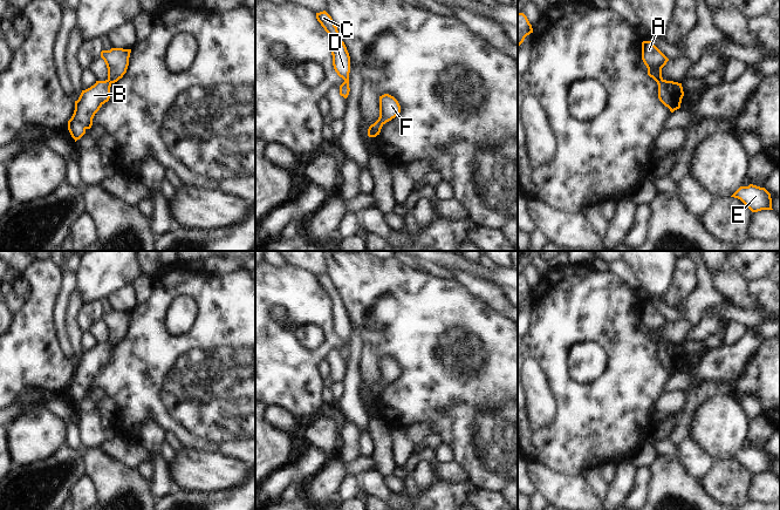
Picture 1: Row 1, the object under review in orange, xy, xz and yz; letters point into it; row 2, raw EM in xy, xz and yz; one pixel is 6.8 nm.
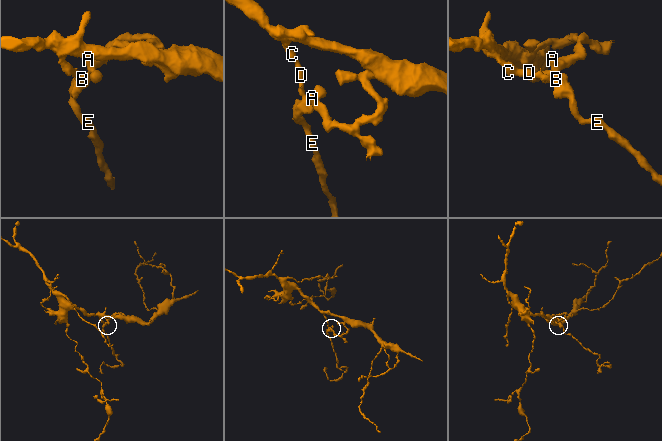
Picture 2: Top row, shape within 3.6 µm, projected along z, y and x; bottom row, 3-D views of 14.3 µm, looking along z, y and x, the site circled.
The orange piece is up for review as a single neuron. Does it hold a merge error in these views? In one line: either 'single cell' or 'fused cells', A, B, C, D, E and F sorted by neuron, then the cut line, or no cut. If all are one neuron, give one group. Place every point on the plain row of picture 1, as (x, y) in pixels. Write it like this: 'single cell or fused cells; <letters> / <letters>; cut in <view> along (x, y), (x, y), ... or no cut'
fused cells; A F / B C D E; cut in yz along (662, 341), (657, 345)

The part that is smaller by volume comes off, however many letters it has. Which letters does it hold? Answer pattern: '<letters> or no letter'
A, F

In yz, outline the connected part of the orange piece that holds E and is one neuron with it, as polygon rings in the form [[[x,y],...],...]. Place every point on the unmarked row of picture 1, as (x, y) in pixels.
[[[740,449],[731,460],[740,462],[752,475],[773,472],[771,456],[765,450]]]

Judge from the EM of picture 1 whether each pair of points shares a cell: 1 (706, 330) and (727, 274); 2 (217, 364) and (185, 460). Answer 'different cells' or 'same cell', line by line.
1: different cells
2: different cells

